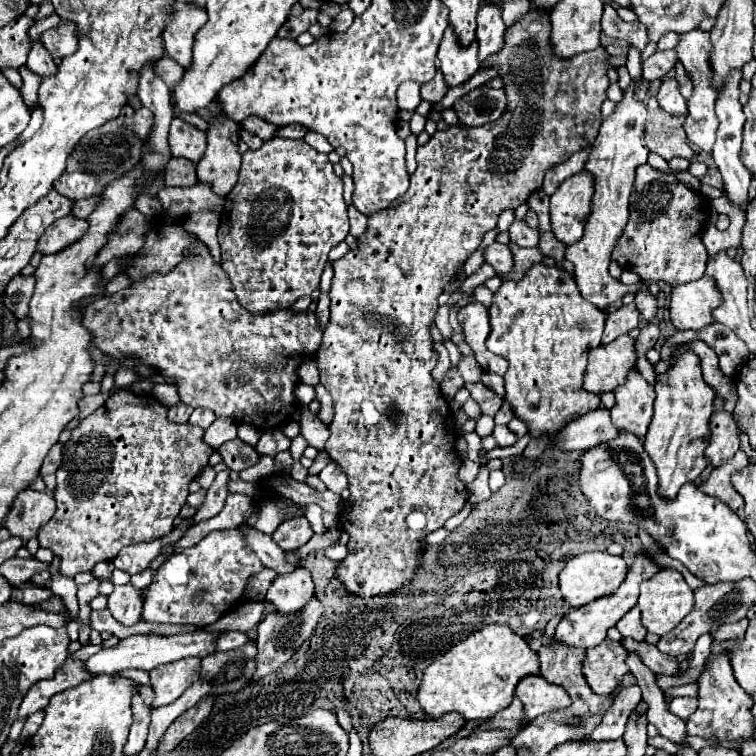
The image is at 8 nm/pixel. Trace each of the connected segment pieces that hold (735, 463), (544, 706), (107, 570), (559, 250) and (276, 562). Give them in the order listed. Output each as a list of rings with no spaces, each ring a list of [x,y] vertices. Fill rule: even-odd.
[[[738,450],[730,462],[724,462],[722,466],[716,466],[706,480],[700,480],[700,482],[698,482],[700,490],[702,490],[704,494],[708,494],[708,496],[714,496],[714,498],[722,500],[730,510],[736,512],[738,508],[744,506],[744,500],[742,500],[742,496],[732,488],[730,476],[732,476],[734,472],[738,472],[740,468],[744,468],[746,462],[748,462],[748,456],[746,456],[742,450]]]
[[[526,676],[516,686],[516,696],[524,706],[524,720],[532,722],[536,716],[562,710],[570,706],[570,696],[560,686],[546,682],[542,676]]]
[[[100,562],[98,566],[94,566],[94,576],[98,578],[98,580],[110,580],[110,576],[112,576],[112,570],[114,570],[114,564],[112,562]]]
[[[540,232],[540,242],[538,242],[538,250],[548,256],[548,258],[554,258],[558,268],[562,268],[562,260],[564,260],[564,250],[566,246],[560,244],[552,232]]]
[[[246,524],[240,530],[246,534],[248,546],[256,552],[256,556],[262,560],[262,564],[266,568],[272,568],[278,574],[288,574],[288,572],[296,570],[296,566],[286,560],[284,552],[278,548],[278,544],[274,544],[270,534],[262,534],[262,532],[254,530],[254,528],[248,528]]]

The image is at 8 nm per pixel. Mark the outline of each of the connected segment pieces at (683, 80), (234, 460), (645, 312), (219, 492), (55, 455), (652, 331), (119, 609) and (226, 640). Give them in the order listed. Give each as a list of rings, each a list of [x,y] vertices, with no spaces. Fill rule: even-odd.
[[[680,61],[675,64],[674,70],[676,70],[676,72],[674,72],[674,78],[676,78],[678,86],[680,86],[680,94],[684,94],[684,98],[688,100],[690,94],[692,94],[692,82],[684,76],[686,72],[684,72],[684,67]]]
[[[238,438],[222,444],[220,448],[216,448],[216,452],[222,456],[222,462],[230,470],[236,470],[236,472],[240,472],[240,470],[244,470],[248,466],[254,466],[258,462],[258,458],[260,458],[258,452],[250,444],[242,442]]]
[[[644,286],[644,288],[640,288],[640,290],[636,292],[634,304],[636,304],[636,308],[640,310],[640,314],[642,314],[646,320],[650,320],[652,316],[656,316],[656,310],[658,310],[656,298],[650,294],[648,286]]]
[[[224,470],[224,472],[218,472],[212,486],[208,488],[208,494],[202,502],[202,506],[198,508],[198,512],[190,518],[192,522],[202,522],[202,520],[208,520],[212,516],[216,516],[222,508],[224,508],[224,502],[226,502],[226,482],[228,482],[228,472],[230,470]]]
[[[56,443],[48,452],[40,469],[40,475],[55,474],[63,458],[63,444]]]
[[[646,324],[642,330],[640,330],[640,336],[636,340],[636,352],[638,356],[644,356],[650,348],[654,348],[656,340],[660,338],[660,328],[656,324]]]
[[[130,584],[114,586],[114,592],[108,596],[108,610],[122,626],[134,626],[142,614],[140,592]]]
[[[226,632],[226,634],[220,634],[218,642],[216,642],[216,650],[236,650],[236,648],[242,648],[246,642],[250,642],[248,634],[242,634],[242,632]]]

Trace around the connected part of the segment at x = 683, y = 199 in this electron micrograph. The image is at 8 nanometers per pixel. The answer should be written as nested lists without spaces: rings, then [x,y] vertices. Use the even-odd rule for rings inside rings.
[[[648,164],[638,166],[634,190],[630,196],[630,218],[622,232],[622,238],[618,238],[612,250],[612,260],[616,260],[622,268],[636,272],[642,280],[648,282],[662,280],[670,286],[678,286],[678,284],[698,280],[704,276],[706,260],[708,260],[708,252],[702,244],[704,226],[706,226],[706,204],[700,198],[700,194],[692,192],[688,186],[678,182],[674,174],[658,172]]]

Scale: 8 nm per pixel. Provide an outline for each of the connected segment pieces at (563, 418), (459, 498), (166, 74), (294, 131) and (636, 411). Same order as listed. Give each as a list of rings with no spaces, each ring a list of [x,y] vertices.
[[[534,264],[520,282],[502,282],[500,290],[494,294],[490,312],[492,332],[486,342],[488,350],[508,360],[508,372],[504,374],[504,378],[508,378],[504,400],[510,404],[512,412],[528,424],[532,438],[548,434],[554,442],[574,416],[584,416],[600,406],[600,396],[582,388],[582,376],[586,370],[588,352],[600,344],[606,314],[596,306],[590,306],[580,296],[578,286],[568,272],[544,264]]]
[[[528,12],[524,16],[524,20],[520,20],[516,26],[506,30],[506,42],[504,48],[490,56],[482,66],[500,66],[502,68],[502,80],[506,84],[506,94],[508,94],[508,108],[502,114],[500,120],[484,124],[480,128],[470,128],[470,126],[450,126],[444,132],[436,132],[430,142],[426,146],[418,148],[416,160],[418,160],[418,168],[416,172],[410,176],[410,188],[404,196],[400,196],[398,200],[394,200],[386,210],[374,214],[368,218],[368,230],[366,234],[358,240],[358,248],[350,248],[340,260],[334,262],[334,278],[332,278],[332,288],[330,288],[330,322],[324,330],[324,338],[322,338],[322,346],[316,352],[316,364],[320,368],[320,384],[332,394],[334,398],[334,422],[328,426],[330,428],[330,438],[326,442],[326,452],[328,456],[346,472],[348,476],[348,488],[350,488],[350,498],[348,498],[348,508],[350,510],[340,510],[338,514],[338,524],[340,528],[350,536],[346,548],[348,548],[348,556],[336,566],[334,574],[336,578],[342,582],[342,586],[346,586],[346,592],[350,596],[356,598],[376,598],[376,596],[390,596],[396,594],[404,584],[408,584],[416,570],[420,568],[420,556],[424,552],[422,548],[422,540],[444,526],[444,522],[454,516],[468,500],[468,490],[464,486],[464,482],[458,478],[458,468],[462,464],[462,458],[458,456],[456,450],[456,442],[458,442],[458,434],[454,428],[454,418],[452,412],[448,408],[446,398],[442,396],[438,384],[432,378],[432,370],[438,362],[438,354],[432,348],[432,338],[430,338],[430,324],[434,322],[436,310],[438,310],[438,296],[442,294],[442,288],[454,278],[458,266],[480,246],[484,234],[488,230],[492,230],[498,222],[498,216],[504,210],[516,210],[534,190],[538,190],[544,182],[544,174],[566,162],[574,152],[580,152],[582,148],[590,146],[594,142],[594,138],[598,136],[598,126],[602,124],[602,114],[600,114],[600,106],[606,100],[606,88],[608,88],[608,76],[606,70],[608,66],[604,64],[606,58],[606,50],[600,46],[598,50],[592,52],[584,52],[578,54],[576,58],[570,60],[560,60],[552,54],[552,44],[550,44],[550,16],[548,12]]]
[[[160,58],[156,62],[156,74],[172,88],[176,82],[180,82],[180,78],[184,76],[184,68],[178,66],[178,62],[174,62],[172,58]]]
[[[290,124],[290,126],[284,126],[278,130],[278,136],[282,138],[304,138],[306,136],[306,126],[302,124]]]
[[[630,372],[624,386],[614,390],[616,406],[610,410],[612,422],[634,436],[644,436],[653,417],[656,393],[640,372]]]

